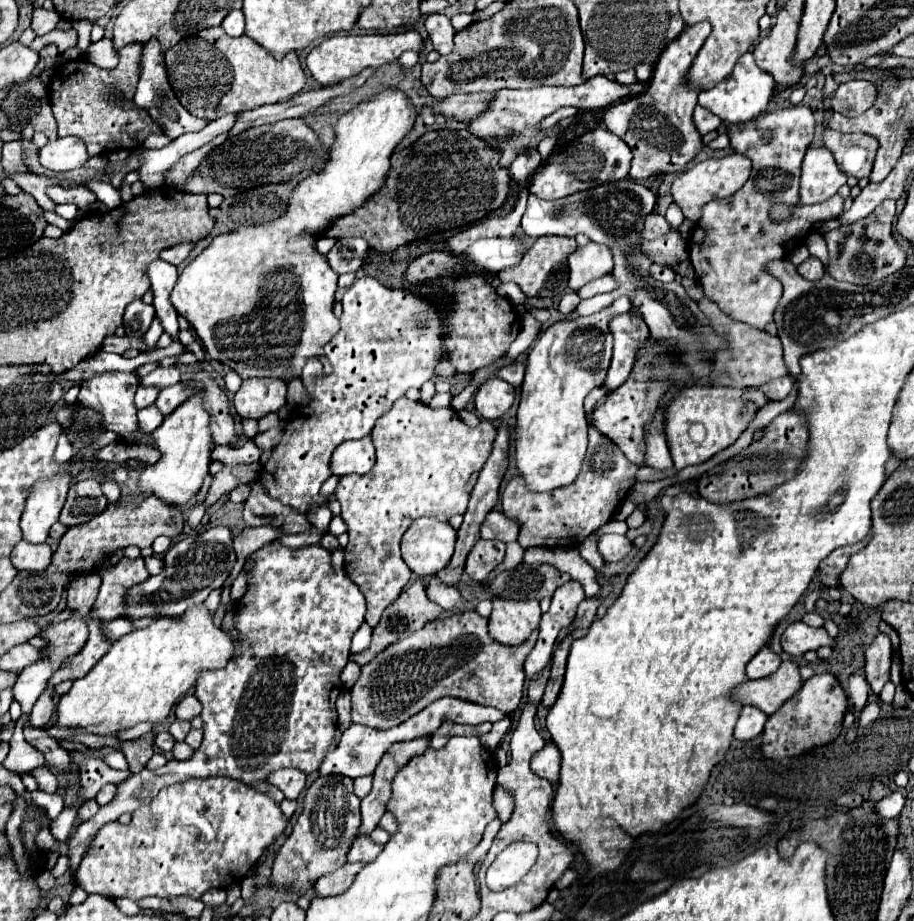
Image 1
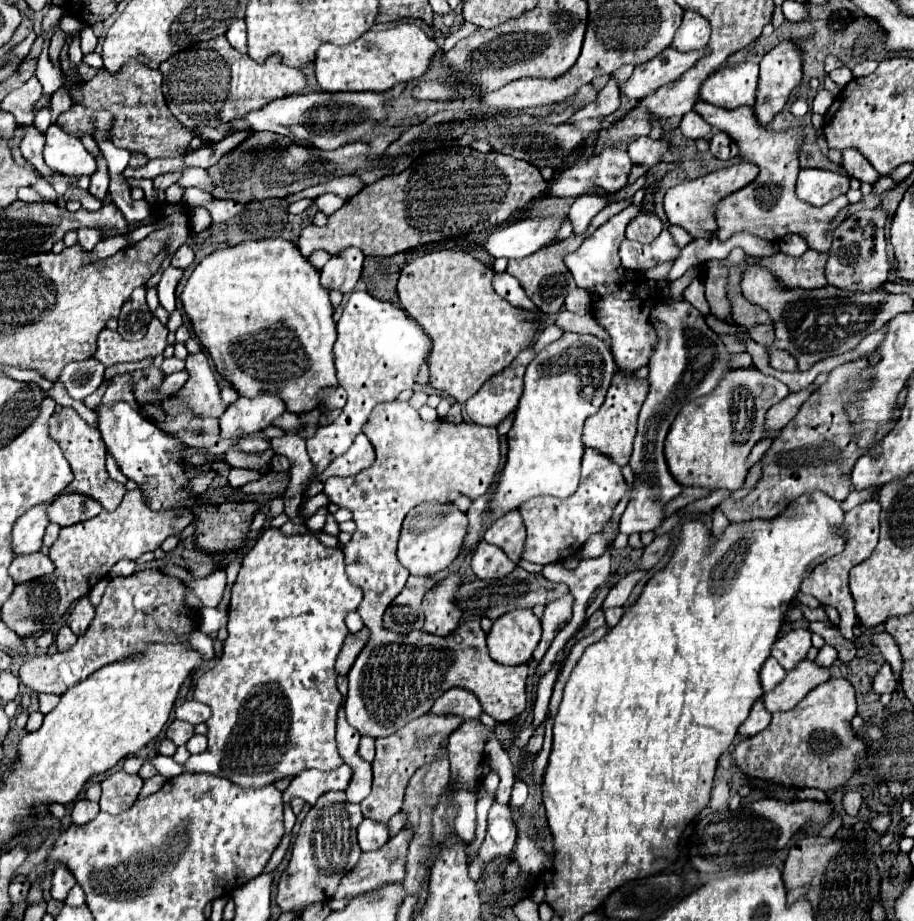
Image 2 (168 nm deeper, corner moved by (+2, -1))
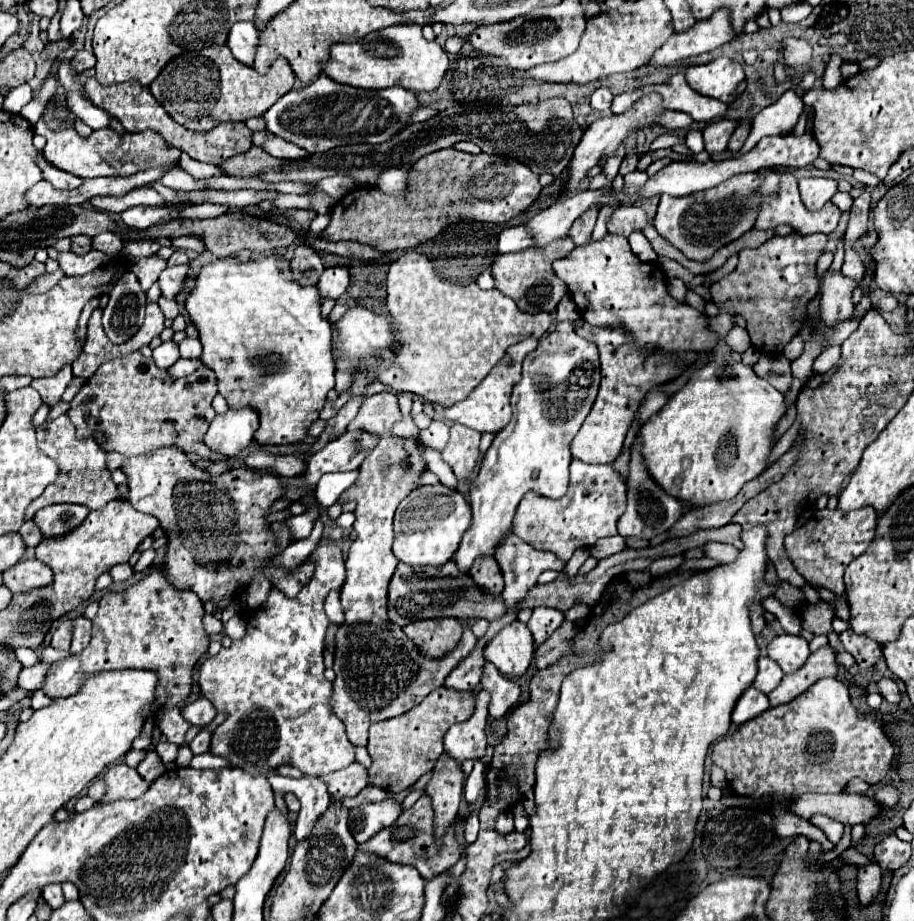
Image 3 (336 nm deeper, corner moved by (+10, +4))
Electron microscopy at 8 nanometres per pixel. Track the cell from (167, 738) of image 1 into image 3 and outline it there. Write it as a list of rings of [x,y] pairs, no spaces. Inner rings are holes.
[[[168,741],[156,745],[156,753],[160,755],[160,759],[162,759],[164,763],[166,763],[166,761],[174,761],[174,759],[176,759],[176,751],[178,751],[178,745],[168,743]]]

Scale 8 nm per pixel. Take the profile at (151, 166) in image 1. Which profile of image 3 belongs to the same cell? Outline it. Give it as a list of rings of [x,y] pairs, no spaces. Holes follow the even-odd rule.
[[[320,75],[310,85],[298,91],[288,91],[278,103],[274,103],[266,115],[262,115],[266,129],[308,153],[324,153],[340,145],[354,143],[384,143],[408,123],[408,115],[420,107],[414,91],[402,87],[388,89],[358,89],[350,85],[338,85],[326,75]]]

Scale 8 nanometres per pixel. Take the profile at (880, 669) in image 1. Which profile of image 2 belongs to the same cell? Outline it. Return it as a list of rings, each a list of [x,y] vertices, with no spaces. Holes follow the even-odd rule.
[[[882,666],[882,670],[876,674],[874,678],[874,690],[878,694],[884,694],[884,692],[896,692],[896,678],[890,670],[890,666]]]

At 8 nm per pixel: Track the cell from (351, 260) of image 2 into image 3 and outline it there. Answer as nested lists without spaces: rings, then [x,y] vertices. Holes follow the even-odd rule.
[[[346,265],[328,267],[328,269],[324,269],[324,273],[318,281],[318,291],[320,291],[322,297],[338,299],[346,293],[348,283],[350,283],[350,277],[348,277],[348,267]]]

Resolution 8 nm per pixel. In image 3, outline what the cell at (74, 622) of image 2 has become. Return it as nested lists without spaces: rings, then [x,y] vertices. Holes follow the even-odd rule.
[[[78,615],[74,619],[74,635],[72,635],[72,647],[70,647],[72,653],[80,653],[88,645],[90,627],[92,627],[92,621],[86,619],[84,615]]]

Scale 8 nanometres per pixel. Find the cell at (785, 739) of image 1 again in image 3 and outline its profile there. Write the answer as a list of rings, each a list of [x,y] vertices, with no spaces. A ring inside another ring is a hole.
[[[834,677],[816,681],[806,693],[798,695],[794,701],[786,705],[766,709],[750,723],[738,727],[732,735],[720,739],[712,749],[714,765],[726,771],[728,783],[738,795],[748,795],[748,797],[772,795],[772,797],[786,797],[786,799],[794,799],[810,791],[842,793],[846,783],[854,777],[860,777],[866,783],[884,781],[892,757],[894,757],[894,747],[884,735],[882,725],[872,715],[864,715],[862,711],[858,711],[850,703],[848,685]]]

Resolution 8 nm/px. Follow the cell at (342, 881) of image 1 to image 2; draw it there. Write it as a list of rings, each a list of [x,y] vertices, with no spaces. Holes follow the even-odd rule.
[[[410,828],[400,830],[382,848],[374,852],[364,852],[356,868],[342,880],[334,898],[358,896],[372,888],[388,882],[404,882],[406,878],[406,854],[414,832]]]

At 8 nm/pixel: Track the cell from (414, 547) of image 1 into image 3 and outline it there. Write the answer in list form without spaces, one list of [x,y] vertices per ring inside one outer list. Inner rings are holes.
[[[438,485],[414,489],[396,509],[394,515],[394,555],[398,561],[412,567],[440,567],[452,559],[464,531],[470,527],[470,505],[458,491]]]

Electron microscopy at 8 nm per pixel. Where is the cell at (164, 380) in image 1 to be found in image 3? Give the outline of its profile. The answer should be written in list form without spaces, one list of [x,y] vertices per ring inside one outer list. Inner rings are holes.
[[[166,341],[166,343],[162,343],[160,347],[156,347],[152,351],[152,359],[156,361],[156,365],[160,369],[168,369],[178,357],[180,357],[178,355],[178,345],[174,341]]]

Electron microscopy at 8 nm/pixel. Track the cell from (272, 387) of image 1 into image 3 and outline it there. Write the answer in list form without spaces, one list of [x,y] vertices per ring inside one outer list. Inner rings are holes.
[[[252,407],[228,409],[226,413],[214,417],[204,443],[226,457],[234,457],[254,439],[258,421],[260,415]]]

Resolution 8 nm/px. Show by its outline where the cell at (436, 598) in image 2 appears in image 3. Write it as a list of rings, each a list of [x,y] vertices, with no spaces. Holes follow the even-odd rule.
[[[422,619],[420,623],[406,625],[404,633],[428,655],[442,657],[458,643],[462,625],[458,619]]]

